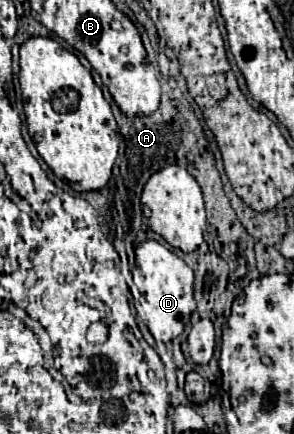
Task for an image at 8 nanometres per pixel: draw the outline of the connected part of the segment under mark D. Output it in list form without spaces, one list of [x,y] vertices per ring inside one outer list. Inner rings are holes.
[[[146,240],[135,248],[136,264],[132,268],[133,281],[140,292],[140,300],[134,302],[140,320],[148,326],[154,340],[170,342],[184,332],[190,314],[196,310],[196,300],[192,296],[194,272],[192,268],[174,252],[156,240]]]

